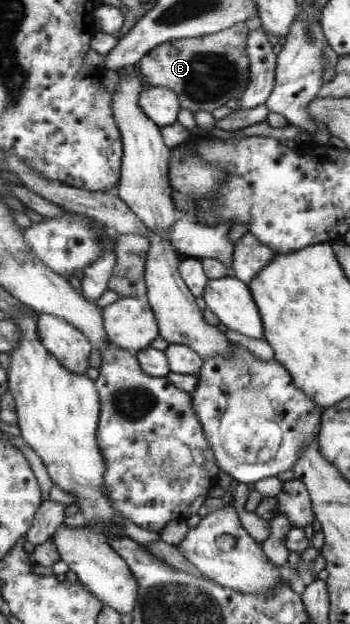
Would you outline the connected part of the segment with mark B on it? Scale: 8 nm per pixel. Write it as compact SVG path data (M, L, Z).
M237 23L218 33L174 39L151 49L137 64L143 80L154 87L167 87L177 93L181 109L194 113L225 106L230 99L240 99L249 87L251 61L247 51L249 26Z

